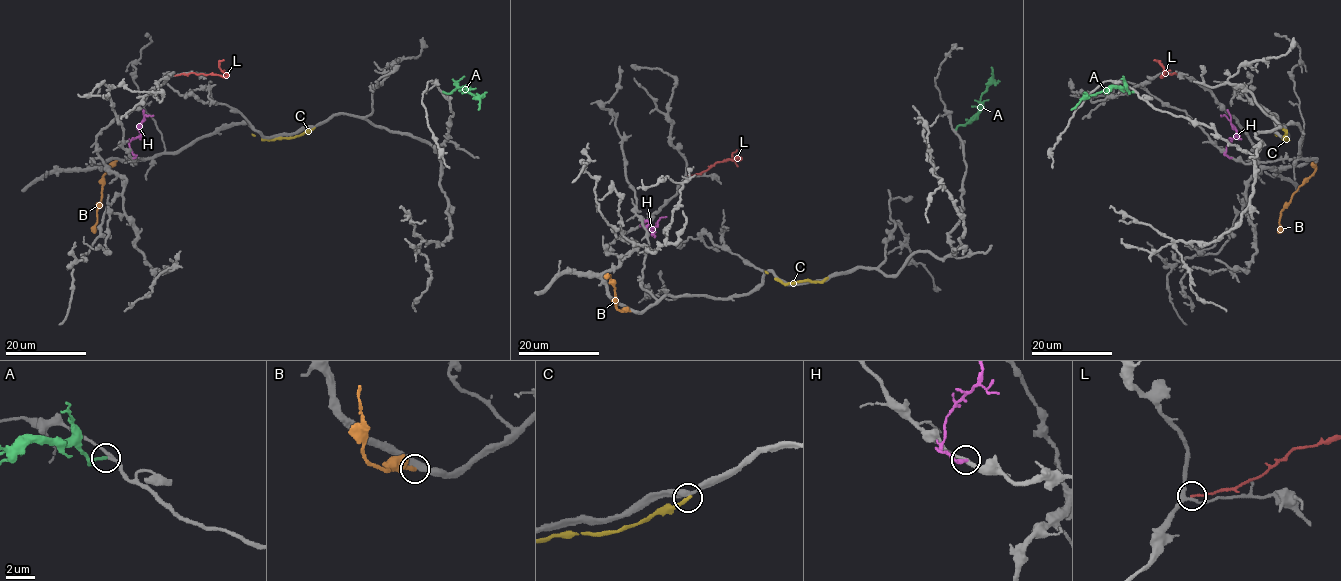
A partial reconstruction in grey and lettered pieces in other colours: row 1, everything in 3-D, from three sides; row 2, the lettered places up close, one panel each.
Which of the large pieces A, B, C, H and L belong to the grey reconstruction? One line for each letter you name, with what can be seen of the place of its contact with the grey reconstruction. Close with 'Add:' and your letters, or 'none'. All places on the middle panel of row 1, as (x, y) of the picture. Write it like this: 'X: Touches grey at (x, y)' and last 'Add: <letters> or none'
A: Touches grey at (956, 130)
Add: A

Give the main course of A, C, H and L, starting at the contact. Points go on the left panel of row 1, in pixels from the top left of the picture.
A: (442, 92), (467, 88), (480, 101), (478, 110)
C: (314, 128), (293, 137), (262, 139), (252, 134)
H: (133, 157), (136, 156), (128, 143), (141, 135), (139, 128), (146, 115), (153, 115)
L: (175, 76), (193, 72), (226, 77), (220, 66), (220, 61), (224, 59)

